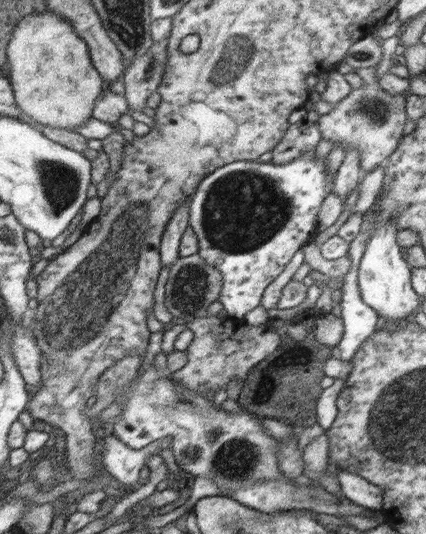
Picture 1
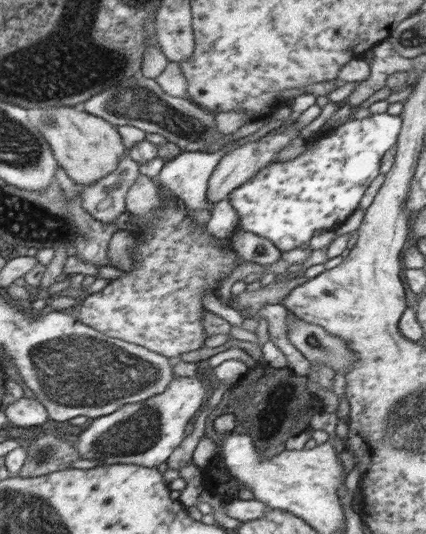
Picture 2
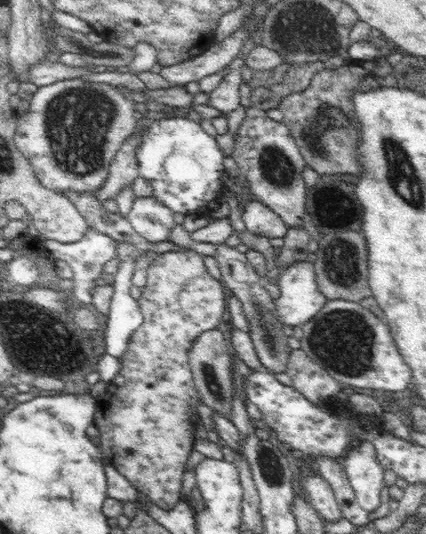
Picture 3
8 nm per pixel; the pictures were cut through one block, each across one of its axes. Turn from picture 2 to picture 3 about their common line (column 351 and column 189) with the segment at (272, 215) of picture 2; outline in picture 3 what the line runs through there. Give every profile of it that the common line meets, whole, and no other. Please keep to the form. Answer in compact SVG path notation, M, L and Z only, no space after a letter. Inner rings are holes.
M186 117L152 122L149 130L141 136L141 143L136 149L139 176L149 182L153 190L151 196L182 216L206 216L210 213L208 206L218 200L224 191L220 179L224 157L216 139L208 135L200 124Z

